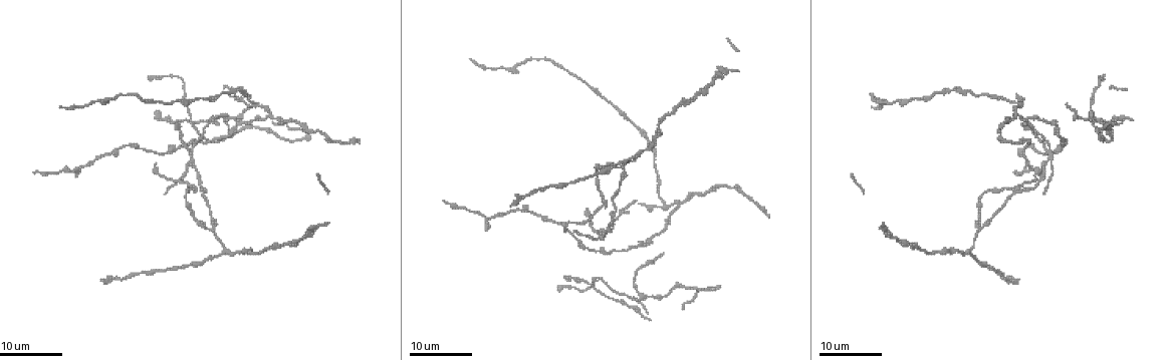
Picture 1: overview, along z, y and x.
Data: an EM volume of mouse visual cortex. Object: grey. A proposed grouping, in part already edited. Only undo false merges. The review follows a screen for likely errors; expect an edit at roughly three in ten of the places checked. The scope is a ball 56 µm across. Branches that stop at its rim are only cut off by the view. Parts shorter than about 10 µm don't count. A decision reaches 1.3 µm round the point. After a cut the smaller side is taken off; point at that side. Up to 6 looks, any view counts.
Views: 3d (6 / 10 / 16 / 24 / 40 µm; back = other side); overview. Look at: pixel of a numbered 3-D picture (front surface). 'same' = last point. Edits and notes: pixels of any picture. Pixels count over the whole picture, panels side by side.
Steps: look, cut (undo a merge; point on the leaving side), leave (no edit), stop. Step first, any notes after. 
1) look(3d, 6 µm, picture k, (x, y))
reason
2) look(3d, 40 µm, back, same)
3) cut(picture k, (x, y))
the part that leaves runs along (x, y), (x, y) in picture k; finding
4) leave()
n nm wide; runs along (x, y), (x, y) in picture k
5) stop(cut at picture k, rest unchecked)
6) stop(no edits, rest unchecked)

look(3d, 16 µm, picture 1, (645, 295))
arms run side by side

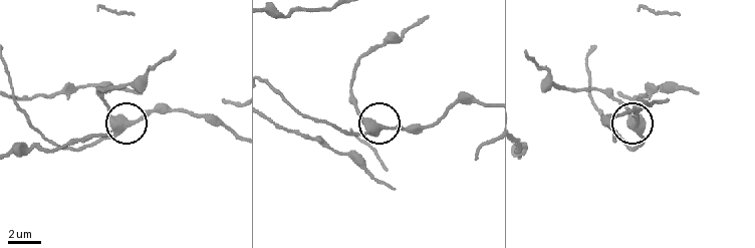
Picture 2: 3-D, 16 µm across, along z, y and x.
look(3d, 10 µm, picture 2, (125, 124))

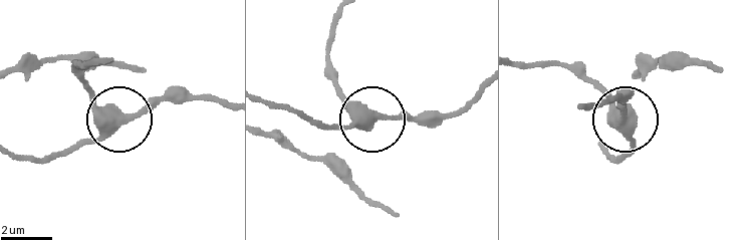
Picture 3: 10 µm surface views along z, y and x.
leave()
one neuron here

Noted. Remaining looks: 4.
look(3d, 24 µm, picture 1, (190, 115))
arms part here

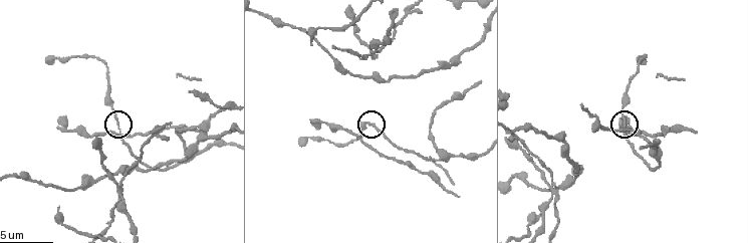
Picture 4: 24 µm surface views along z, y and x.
look(3d, 6 µm, picture 4, (624, 124))

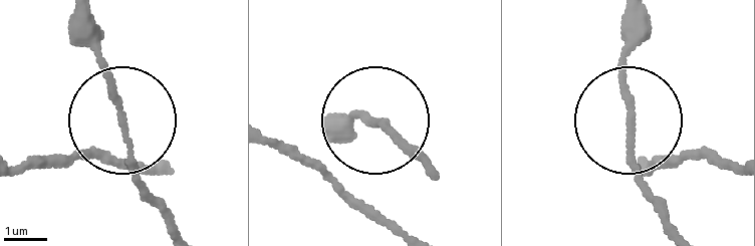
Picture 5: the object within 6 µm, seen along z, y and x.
leave()
3 arms; continuous, no second neuron

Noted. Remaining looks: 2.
look(3d, 24 µm, picture 1, (1014, 115))
branch point

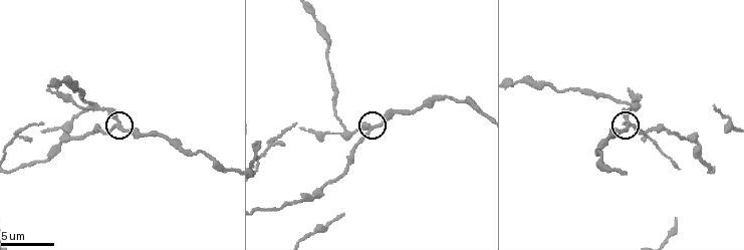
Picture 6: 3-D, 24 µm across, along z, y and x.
look(3d, 6 µm, picture 6, (119, 123))

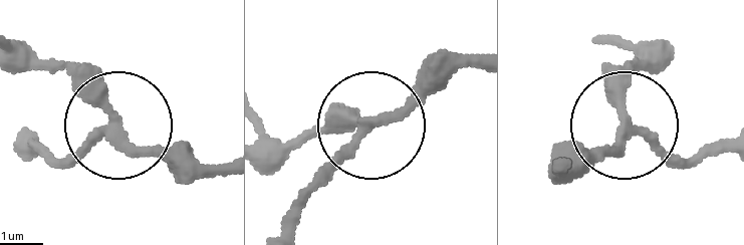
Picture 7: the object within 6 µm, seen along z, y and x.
leave()
3 arms; one neuron here

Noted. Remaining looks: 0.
stop(no edits, rest unchecked)

